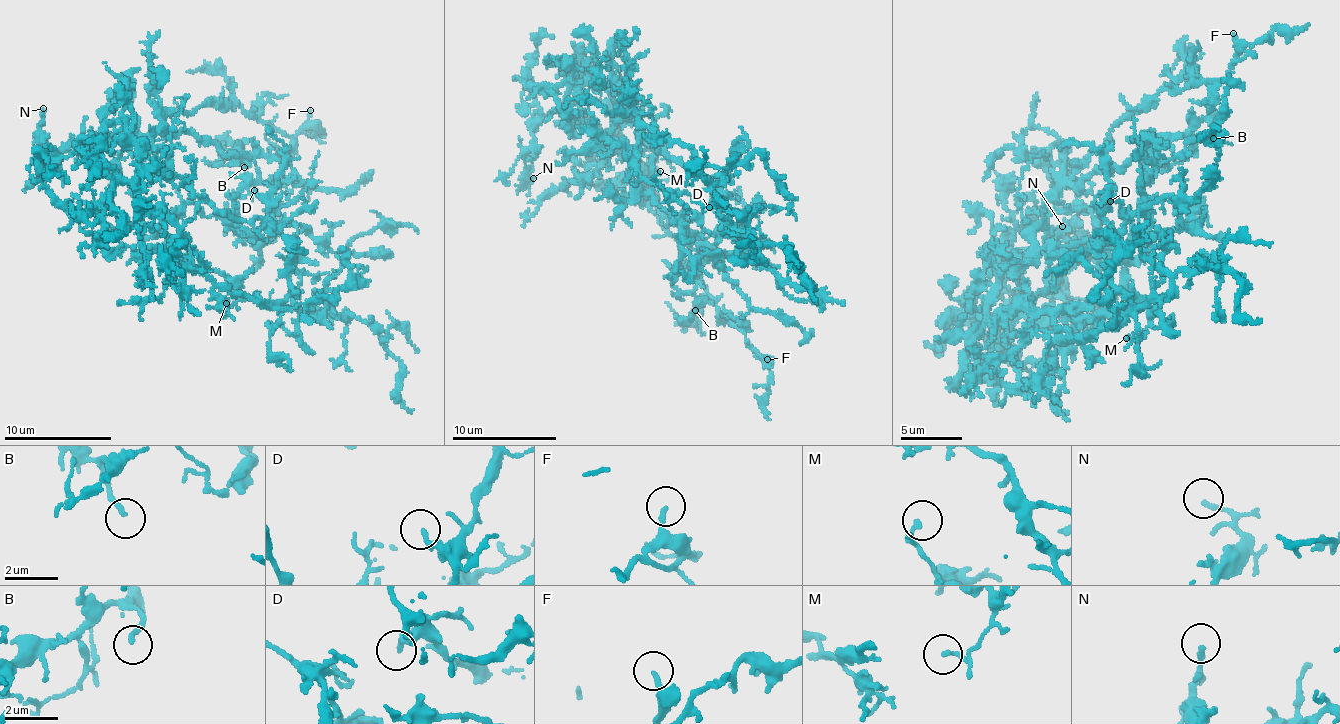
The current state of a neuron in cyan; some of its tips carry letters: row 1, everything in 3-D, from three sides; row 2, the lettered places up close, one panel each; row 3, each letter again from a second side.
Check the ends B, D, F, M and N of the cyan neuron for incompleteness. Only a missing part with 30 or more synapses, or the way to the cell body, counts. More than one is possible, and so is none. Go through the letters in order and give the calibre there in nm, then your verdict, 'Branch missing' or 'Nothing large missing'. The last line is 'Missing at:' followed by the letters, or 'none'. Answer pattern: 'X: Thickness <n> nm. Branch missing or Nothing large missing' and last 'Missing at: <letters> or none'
B: Thickness 170 nm. Branch missing
D: Thickness 190 nm. Nothing large missing
F: Thickness 180 nm. Nothing large missing
M: Thickness 170 nm. Nothing large missing
N: Thickness 170 nm. Nothing large missing
Missing at: B

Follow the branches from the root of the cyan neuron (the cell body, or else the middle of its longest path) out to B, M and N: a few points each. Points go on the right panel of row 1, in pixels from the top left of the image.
B: (988, 309), (991, 289), (1026, 259), (1058, 190), (1113, 163), (1123, 169), (1206, 120), (1217, 126), (1213, 138)
M: (988, 309), (993, 320), (1023, 304), (1108, 314), (1135, 302), (1149, 322), (1136, 339), (1126, 338)
N: (988, 309), (997, 283), (993, 232), (1014, 236), (1005, 282), (1039, 296), (1054, 289), (1079, 244), (1062, 226)

